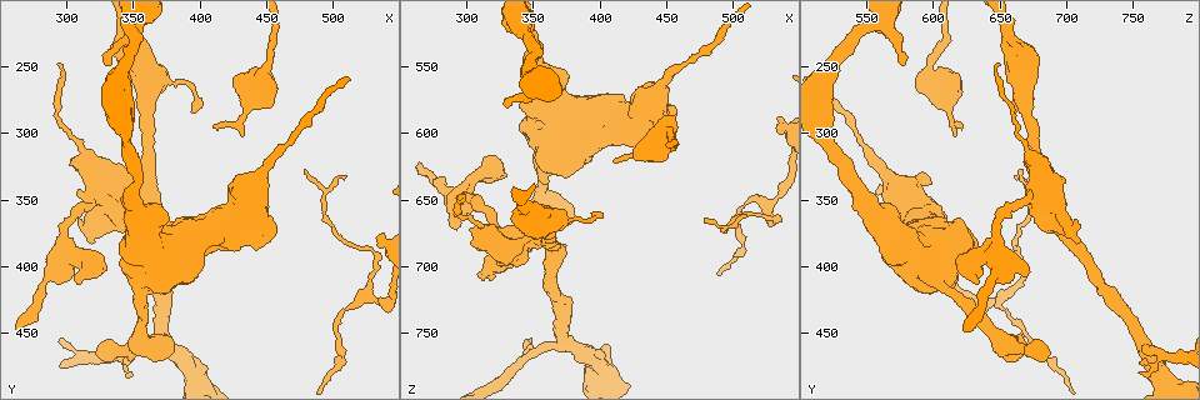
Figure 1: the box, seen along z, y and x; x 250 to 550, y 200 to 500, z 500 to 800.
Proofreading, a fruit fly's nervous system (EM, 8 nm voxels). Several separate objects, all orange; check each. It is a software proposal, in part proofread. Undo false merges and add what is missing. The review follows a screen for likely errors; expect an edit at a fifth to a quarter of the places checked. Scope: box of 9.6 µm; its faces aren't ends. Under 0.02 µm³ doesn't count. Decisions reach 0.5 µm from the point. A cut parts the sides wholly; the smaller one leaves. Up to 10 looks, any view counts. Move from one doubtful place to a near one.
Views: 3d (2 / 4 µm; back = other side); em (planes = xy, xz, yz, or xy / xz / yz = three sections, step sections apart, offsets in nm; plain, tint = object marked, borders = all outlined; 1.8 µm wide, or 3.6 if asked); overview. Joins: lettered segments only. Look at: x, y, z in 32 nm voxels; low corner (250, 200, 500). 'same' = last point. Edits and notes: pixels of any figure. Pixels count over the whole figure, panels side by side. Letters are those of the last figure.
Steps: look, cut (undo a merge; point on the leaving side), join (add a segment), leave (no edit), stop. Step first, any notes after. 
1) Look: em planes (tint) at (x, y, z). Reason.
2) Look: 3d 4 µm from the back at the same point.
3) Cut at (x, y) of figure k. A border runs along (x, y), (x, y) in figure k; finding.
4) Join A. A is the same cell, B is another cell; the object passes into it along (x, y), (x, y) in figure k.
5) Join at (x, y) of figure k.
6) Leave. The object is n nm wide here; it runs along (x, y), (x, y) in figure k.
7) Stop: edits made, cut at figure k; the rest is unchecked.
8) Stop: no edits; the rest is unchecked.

Look: 3d 2 µm at (296, 250, 650). Tapers out.

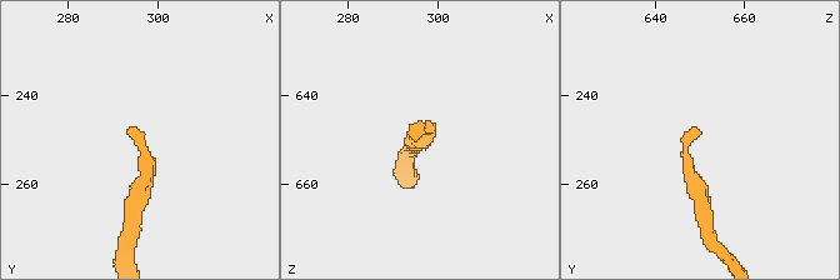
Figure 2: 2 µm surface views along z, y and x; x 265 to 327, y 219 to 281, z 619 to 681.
Look: em xz step 8 (borders) at (295, 249, 650).

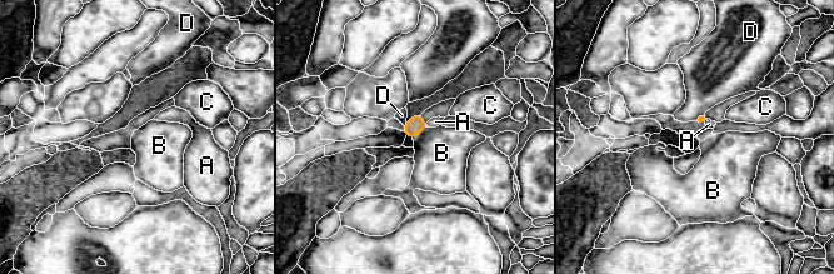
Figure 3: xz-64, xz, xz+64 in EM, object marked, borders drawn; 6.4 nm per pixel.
Look: em planes (borders) at the same point. Another direction.

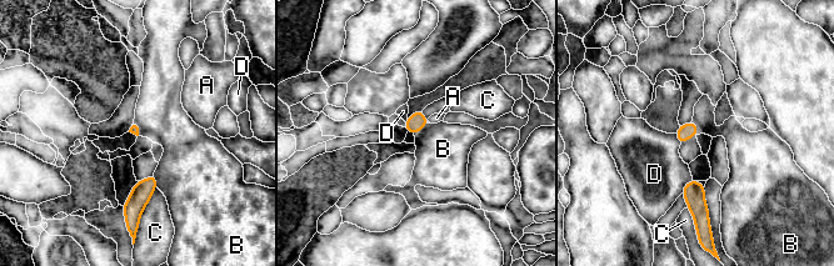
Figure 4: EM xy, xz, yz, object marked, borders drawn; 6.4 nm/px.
Leave. A, B, C and D are other cells; a border runs along (692, 121), (697, 126), (698, 134) in figure 4; no lettered segment goes on from it.

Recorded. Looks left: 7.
Look: em xy step 16 (plain) at (332, 250, 580). An open end.

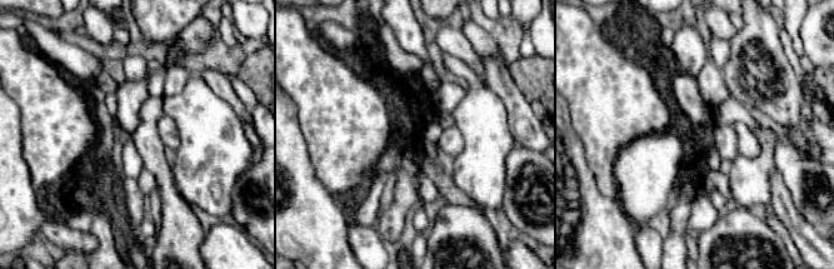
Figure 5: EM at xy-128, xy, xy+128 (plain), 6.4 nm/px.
Look: em xy step 16 (borders) at the same point. What lies round it.

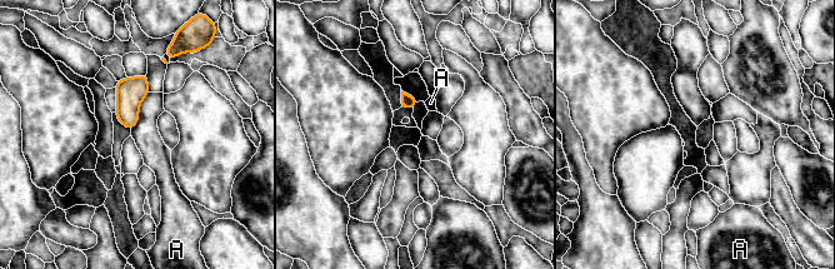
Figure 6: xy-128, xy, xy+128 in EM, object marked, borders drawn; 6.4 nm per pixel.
Leave. A is another cell; none of them fits.

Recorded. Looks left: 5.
Look: 3d 4 µm at (348, 352, 548). Sudden change in width.

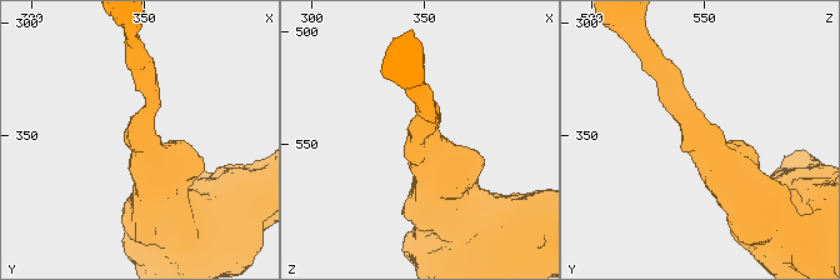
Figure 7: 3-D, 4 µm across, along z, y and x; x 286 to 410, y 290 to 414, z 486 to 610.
Look: em 3.6 µm planes (plain) at (349, 353, 548). The arms are 220, 700 nm wide.

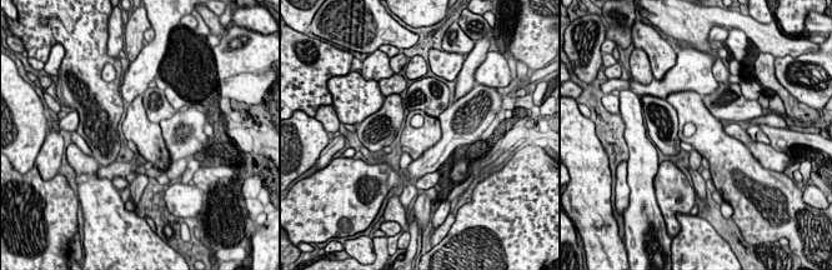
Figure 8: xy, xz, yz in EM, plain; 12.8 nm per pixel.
Look: em 3.6 µm planes (borders) at the same point. What lies round it.

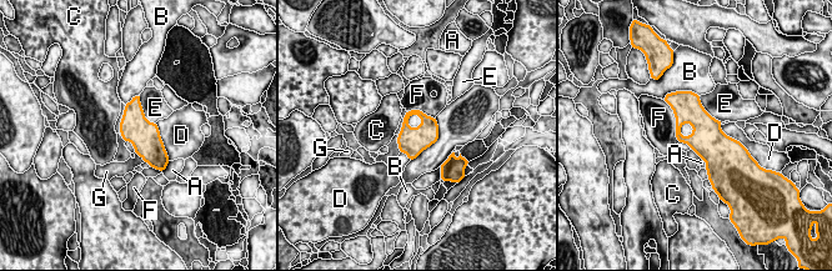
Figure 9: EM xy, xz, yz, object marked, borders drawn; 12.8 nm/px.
Leave. A, B, C, D, E, F and G are other cells; a border runs along (139, 95), (144, 116), (155, 124) in figure 9; continuous, no second neuron.

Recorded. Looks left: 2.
Look: 3d 4 µm at (536, 374, 598). Branch stops here.

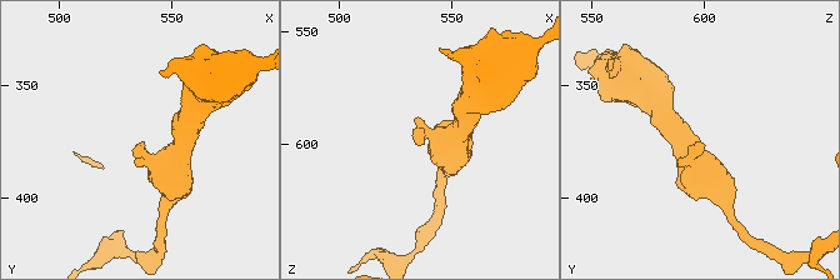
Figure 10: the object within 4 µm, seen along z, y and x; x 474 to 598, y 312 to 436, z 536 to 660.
Look: em planes (borders) at (535, 375, 598).

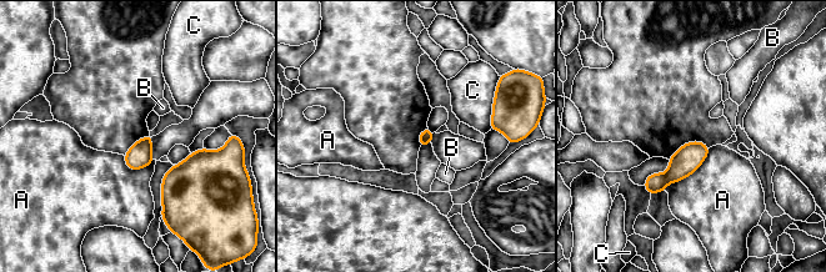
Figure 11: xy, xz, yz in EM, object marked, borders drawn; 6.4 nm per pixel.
Leave. A, B and C are other cells; a border runs along (710, 147), (692, 172), (664, 190) in figure 11; none of them fits.

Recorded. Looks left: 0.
Stop: no edits; the rest is unchecked.

